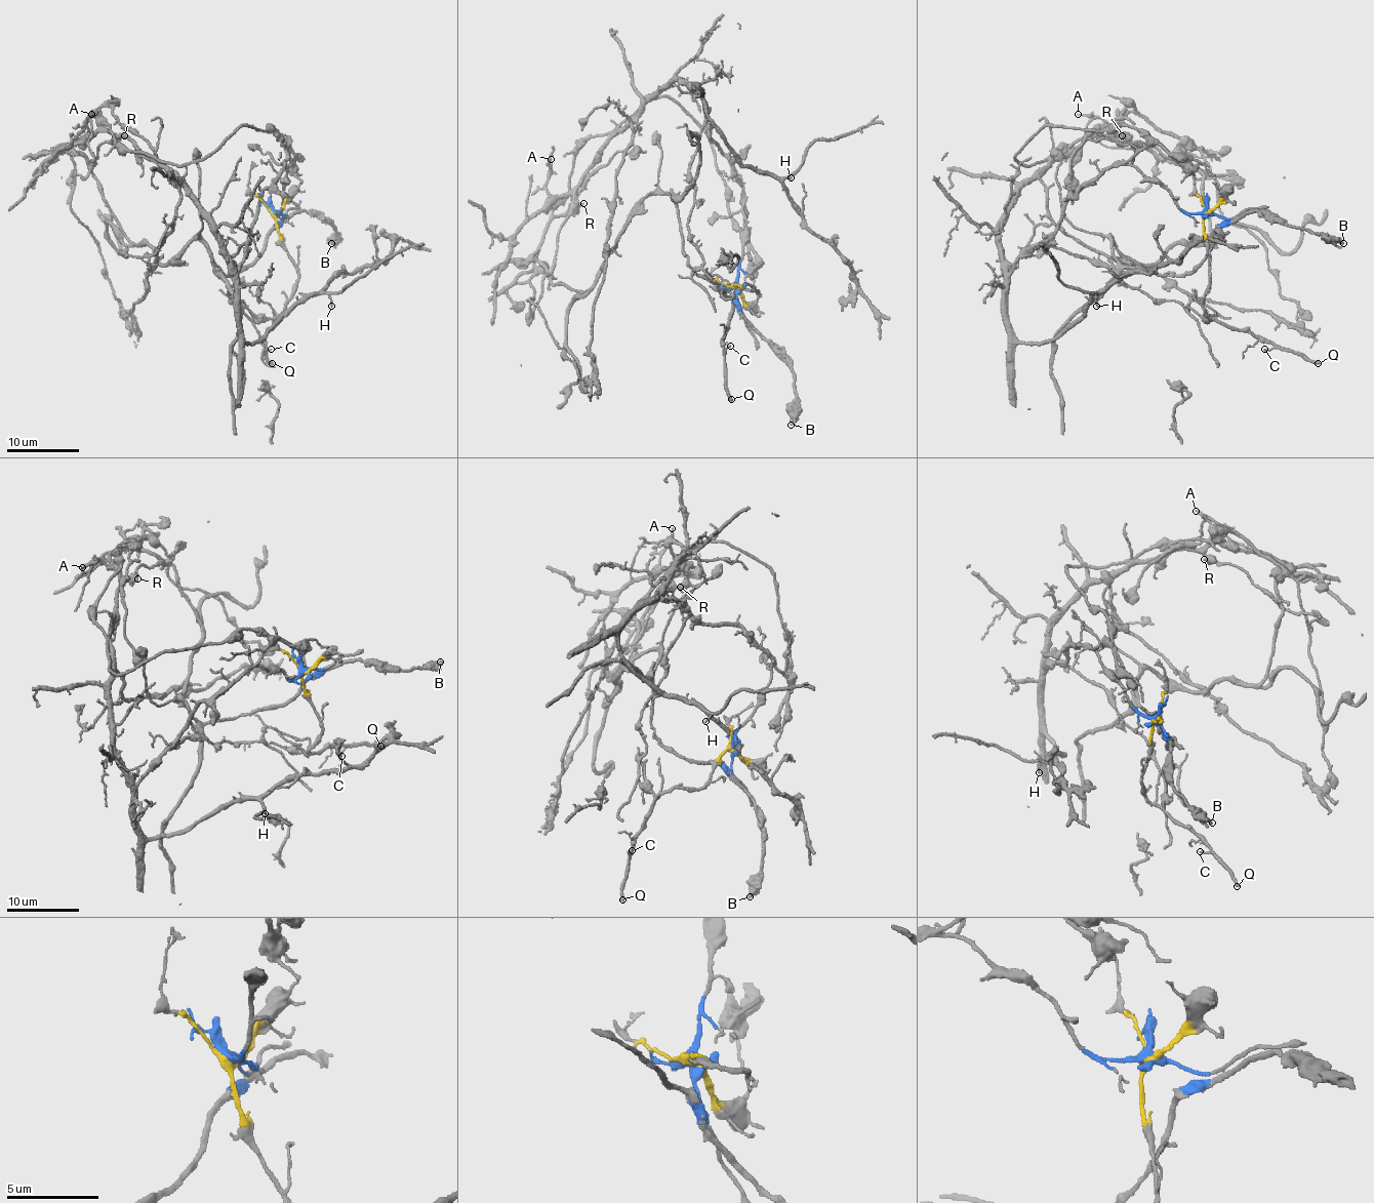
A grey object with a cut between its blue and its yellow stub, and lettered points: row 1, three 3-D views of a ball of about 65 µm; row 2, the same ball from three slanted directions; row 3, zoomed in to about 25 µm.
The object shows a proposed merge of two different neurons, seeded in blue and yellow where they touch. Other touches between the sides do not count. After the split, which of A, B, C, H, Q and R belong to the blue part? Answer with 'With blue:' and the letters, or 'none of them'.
With blue: A, B, H, R

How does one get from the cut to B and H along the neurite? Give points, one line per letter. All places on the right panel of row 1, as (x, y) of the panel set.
B: (1206, 213), (1235, 218), (1253, 211), (1269, 211), (1293, 228), (1327, 234), (1343, 242)
H: (1206, 213), (1133, 166), (1072, 192), (1015, 263), (1007, 327), (1048, 343), (1095, 293), (1097, 306)

